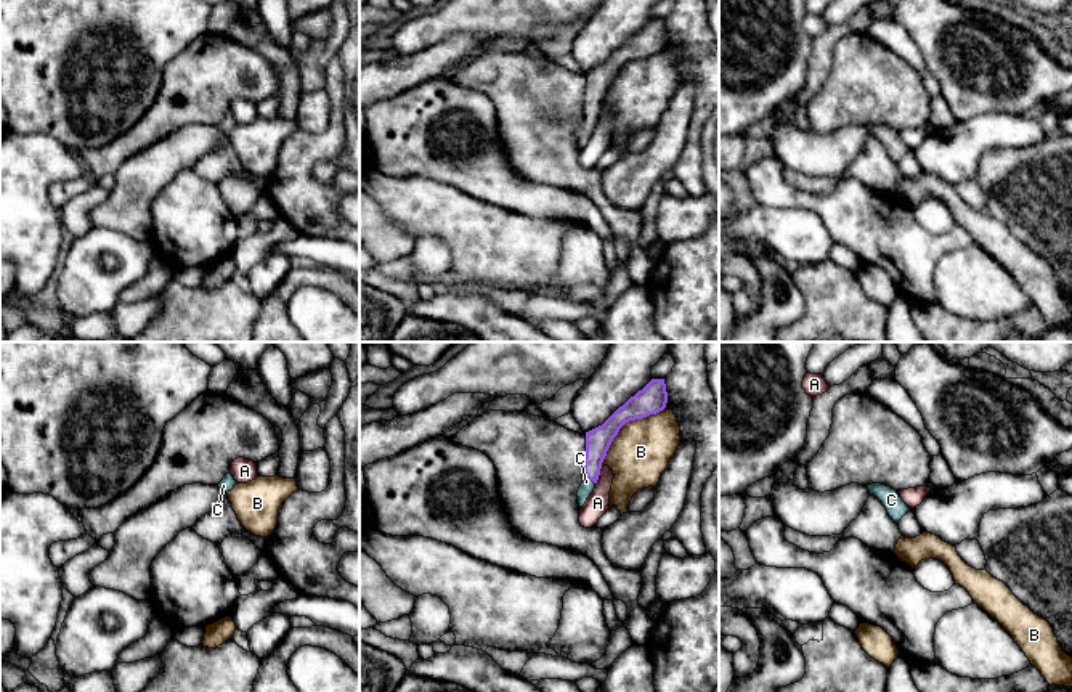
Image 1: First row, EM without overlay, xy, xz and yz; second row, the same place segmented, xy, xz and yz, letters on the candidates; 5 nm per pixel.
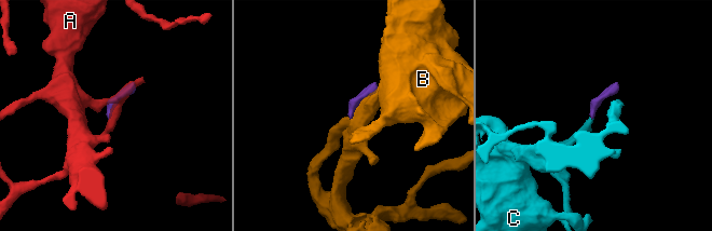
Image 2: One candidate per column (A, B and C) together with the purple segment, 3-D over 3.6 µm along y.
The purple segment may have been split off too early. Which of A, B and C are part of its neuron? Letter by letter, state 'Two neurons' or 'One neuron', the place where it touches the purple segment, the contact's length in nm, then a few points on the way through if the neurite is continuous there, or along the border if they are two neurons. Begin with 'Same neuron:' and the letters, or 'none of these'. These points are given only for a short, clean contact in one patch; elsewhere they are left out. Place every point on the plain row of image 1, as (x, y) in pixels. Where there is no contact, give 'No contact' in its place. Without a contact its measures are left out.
Same neuron: C
A: Two neurons. Touches purple at xz (599, 114). Shared border 90 nm
B: Two neurons. Touches purple at xz (623, 65). Shared border 440 nm
C: One neuron. Touches purple at xz (589, 119). Shared border 70 nm. Path across: xz (597, 81), (589, 119), (586, 129)

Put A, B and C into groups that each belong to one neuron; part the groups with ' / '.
A / B / C

